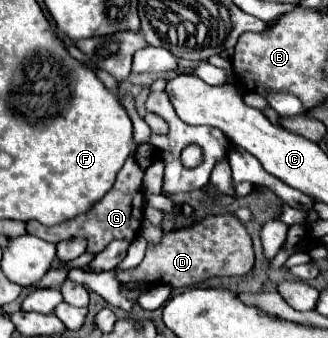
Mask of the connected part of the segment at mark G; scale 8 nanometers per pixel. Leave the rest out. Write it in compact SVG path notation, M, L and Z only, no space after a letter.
M126 161L122 171L118 173L116 183L110 189L110 193L106 193L106 197L102 197L102 201L92 205L86 213L82 213L70 221L62 221L60 225L54 225L54 227L44 227L38 221L28 221L26 223L28 233L36 235L44 241L50 241L50 243L58 243L58 241L72 239L72 237L84 237L84 239L88 239L88 251L90 253L100 253L114 239L132 241L138 233L138 227L142 225L142 219L144 219L144 213L142 213L142 205L144 205L142 177L144 177L144 171L138 167L138 163Z

